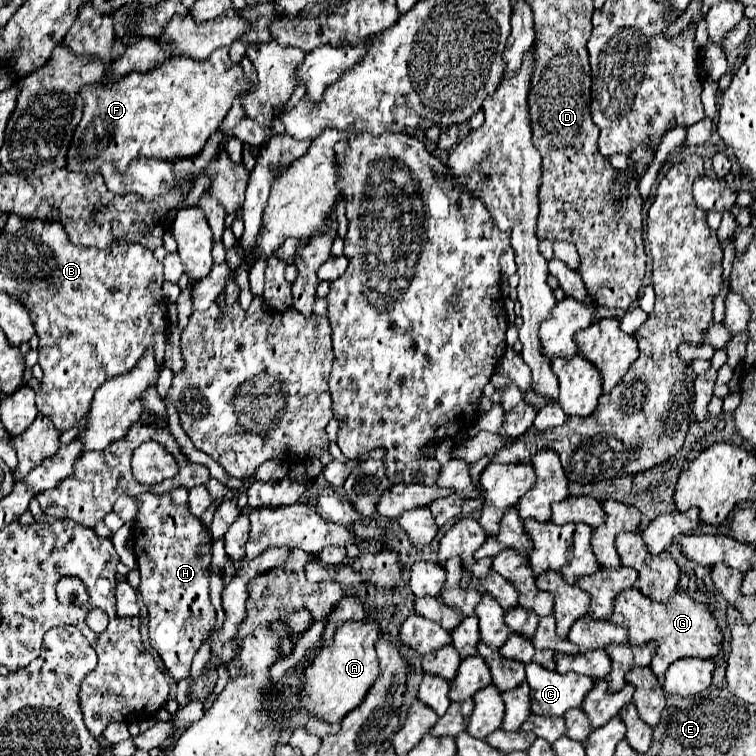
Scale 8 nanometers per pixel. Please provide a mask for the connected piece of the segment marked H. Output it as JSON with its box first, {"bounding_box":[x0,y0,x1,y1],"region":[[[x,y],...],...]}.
{"bounding_box":[132,486,216,682],"region":[[[178,486],[160,496],[144,492],[136,498],[140,510],[134,520],[132,550],[140,570],[140,596],[148,608],[148,638],[170,676],[180,682],[190,676],[192,658],[216,622],[208,594],[212,538],[188,510],[188,488]]]}

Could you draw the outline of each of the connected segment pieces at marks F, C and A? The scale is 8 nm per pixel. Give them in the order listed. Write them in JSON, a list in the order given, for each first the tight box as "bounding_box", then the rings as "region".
[{"bounding_box":[66,48,252,174],"region":[[[228,48],[216,50],[206,62],[168,58],[146,74],[128,74],[112,86],[88,86],[84,90],[84,118],[74,132],[66,168],[92,174],[102,162],[112,162],[116,170],[124,172],[134,158],[178,160],[196,156],[226,118],[232,100],[252,86],[244,78],[242,66],[232,64]]]},{"bounding_box":[526,666,594,716],"region":[[[526,666],[526,682],[530,686],[530,712],[540,716],[562,716],[570,708],[578,708],[594,686],[580,674],[558,674],[542,670],[542,666]]]},{"bounding_box":[300,616,380,722],"region":[[[368,616],[360,622],[344,622],[336,630],[354,632],[334,632],[332,644],[326,644],[314,658],[312,666],[306,668],[304,690],[300,692],[300,702],[310,716],[320,716],[326,722],[340,722],[348,712],[362,704],[366,692],[378,678],[378,658],[376,642],[380,636],[380,624],[376,616]]]}]

